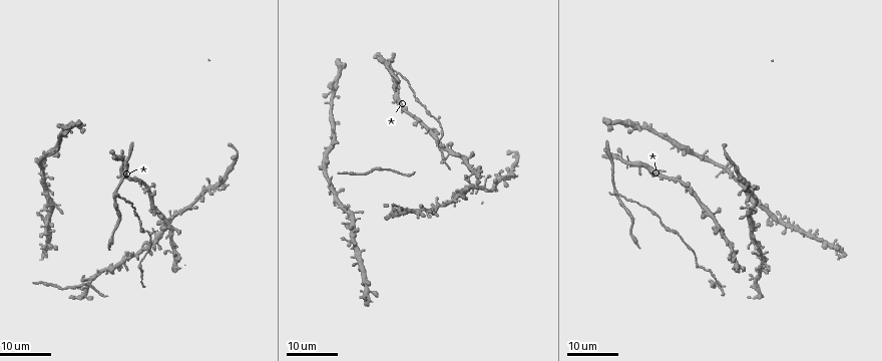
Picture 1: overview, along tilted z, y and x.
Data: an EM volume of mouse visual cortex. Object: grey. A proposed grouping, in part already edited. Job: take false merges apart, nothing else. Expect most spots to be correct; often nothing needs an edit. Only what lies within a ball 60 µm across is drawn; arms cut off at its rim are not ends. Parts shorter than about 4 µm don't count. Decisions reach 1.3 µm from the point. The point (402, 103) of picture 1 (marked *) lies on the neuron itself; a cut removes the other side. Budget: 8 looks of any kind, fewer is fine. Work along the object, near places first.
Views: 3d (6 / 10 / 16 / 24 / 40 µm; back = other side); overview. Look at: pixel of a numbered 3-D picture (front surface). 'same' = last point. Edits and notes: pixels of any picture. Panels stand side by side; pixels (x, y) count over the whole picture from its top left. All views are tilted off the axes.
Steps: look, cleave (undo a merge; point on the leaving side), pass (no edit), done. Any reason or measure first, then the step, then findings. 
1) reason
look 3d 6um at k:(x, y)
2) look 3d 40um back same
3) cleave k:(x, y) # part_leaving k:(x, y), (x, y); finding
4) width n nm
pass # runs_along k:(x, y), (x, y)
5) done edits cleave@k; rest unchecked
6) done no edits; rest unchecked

four or more arms meet
look 3d 16um at 1:(155, 240)

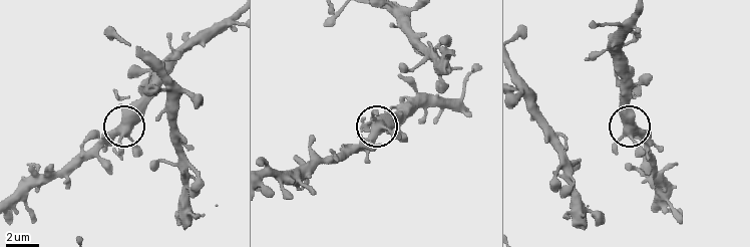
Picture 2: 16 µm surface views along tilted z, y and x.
look 3d 6um at 2:(377, 133)

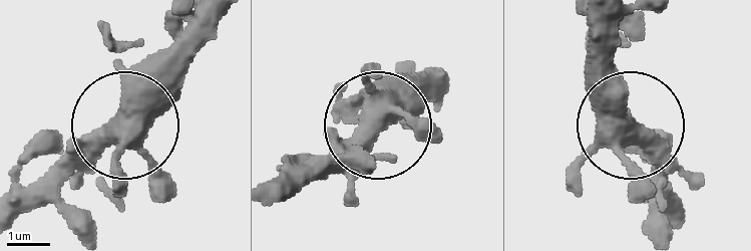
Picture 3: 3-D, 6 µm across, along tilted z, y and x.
pass # all the same neuron

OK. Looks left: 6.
narrows sharply
look 3d 24um at 1:(168, 250)

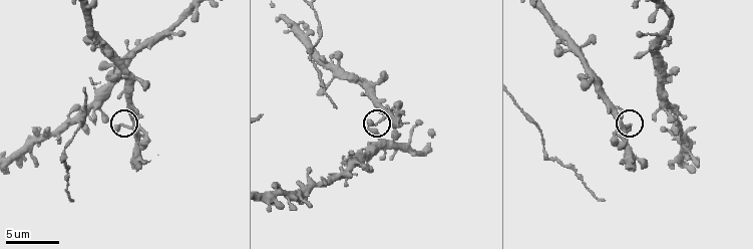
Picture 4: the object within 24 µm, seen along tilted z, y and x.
look 3d 6um at 4:(125, 125)

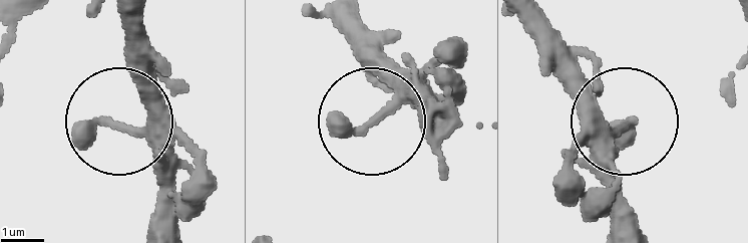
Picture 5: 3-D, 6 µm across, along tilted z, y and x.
pass # all the same neuron

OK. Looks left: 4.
a narrow waist
look 3d 16um at 1:(434, 117)

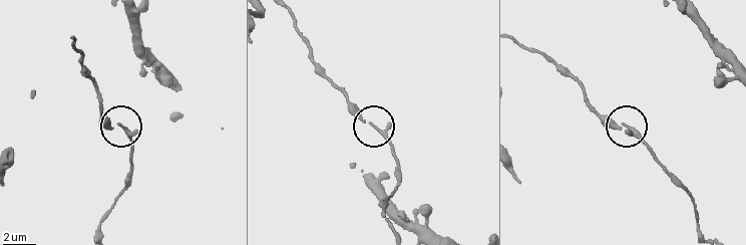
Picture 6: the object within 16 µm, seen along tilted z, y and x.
look 3d 10um at 6:(372, 123)

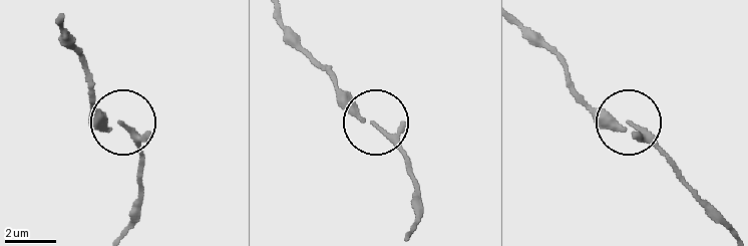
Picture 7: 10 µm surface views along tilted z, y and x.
width 170 nm
pass # runs_along 7:(520, 29), (585, 100), (632, 122), (676, 164); one neuron here

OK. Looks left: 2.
a narrow waist
look 3d 16um at 1:(501, 181)

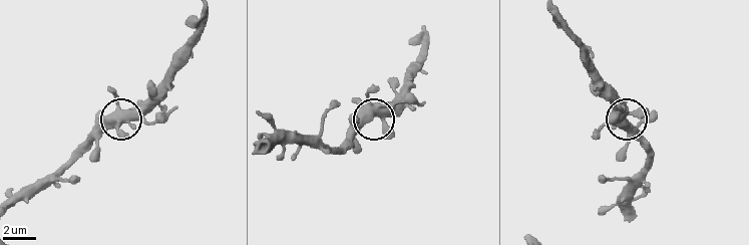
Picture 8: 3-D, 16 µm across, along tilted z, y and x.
look 3d 10um at 8:(367, 119)

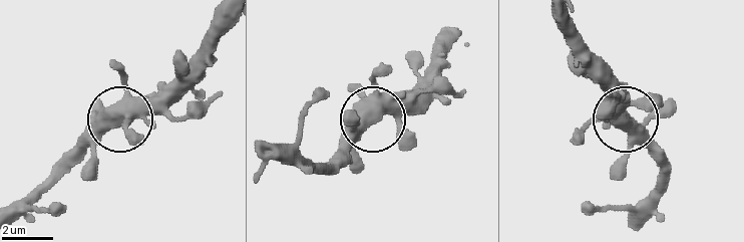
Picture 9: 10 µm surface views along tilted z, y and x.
pass # one neuron here

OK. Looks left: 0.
done no edits; rest unchecked

